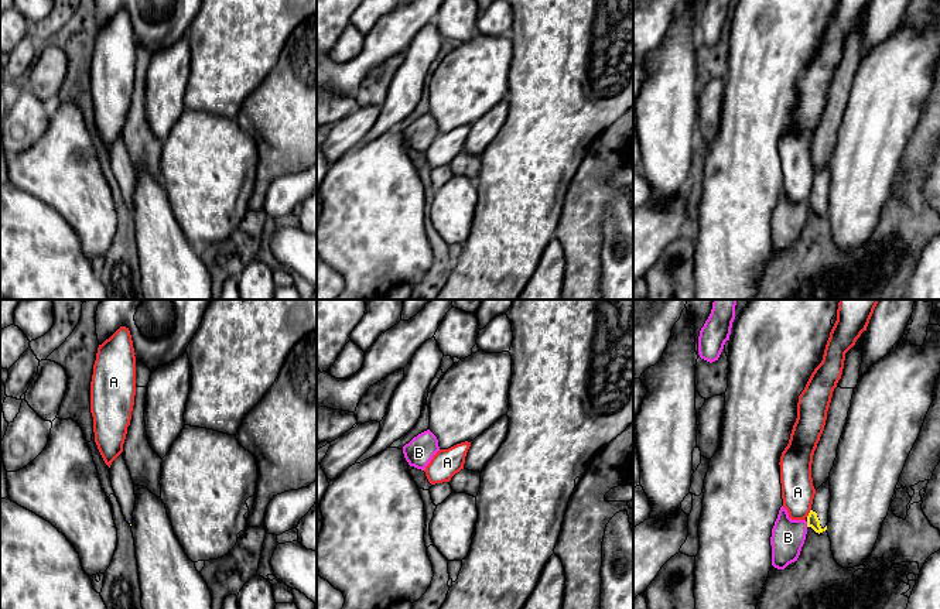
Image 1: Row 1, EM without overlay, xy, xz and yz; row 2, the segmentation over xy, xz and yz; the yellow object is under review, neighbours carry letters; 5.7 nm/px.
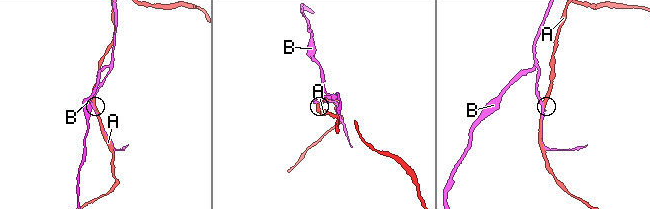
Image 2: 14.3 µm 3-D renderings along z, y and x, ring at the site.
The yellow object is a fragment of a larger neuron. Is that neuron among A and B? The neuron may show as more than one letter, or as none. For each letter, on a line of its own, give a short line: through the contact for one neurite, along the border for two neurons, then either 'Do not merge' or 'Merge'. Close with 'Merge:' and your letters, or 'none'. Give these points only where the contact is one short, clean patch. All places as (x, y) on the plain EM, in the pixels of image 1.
A: Line: yz (810, 192), (806, 199). Do not merge
B: Line: yz (806, 205), (807, 209). Do not merge
Merge: none

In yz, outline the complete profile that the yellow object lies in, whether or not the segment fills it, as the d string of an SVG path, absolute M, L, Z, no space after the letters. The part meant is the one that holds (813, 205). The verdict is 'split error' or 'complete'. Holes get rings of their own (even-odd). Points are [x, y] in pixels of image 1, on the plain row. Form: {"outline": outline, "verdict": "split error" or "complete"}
{"outline": "M828 160L828 164L816 174L811 194L807 199L807 211L811 211L818 218L827 213L830 185L831 177Z", "verdict": "split error"}

